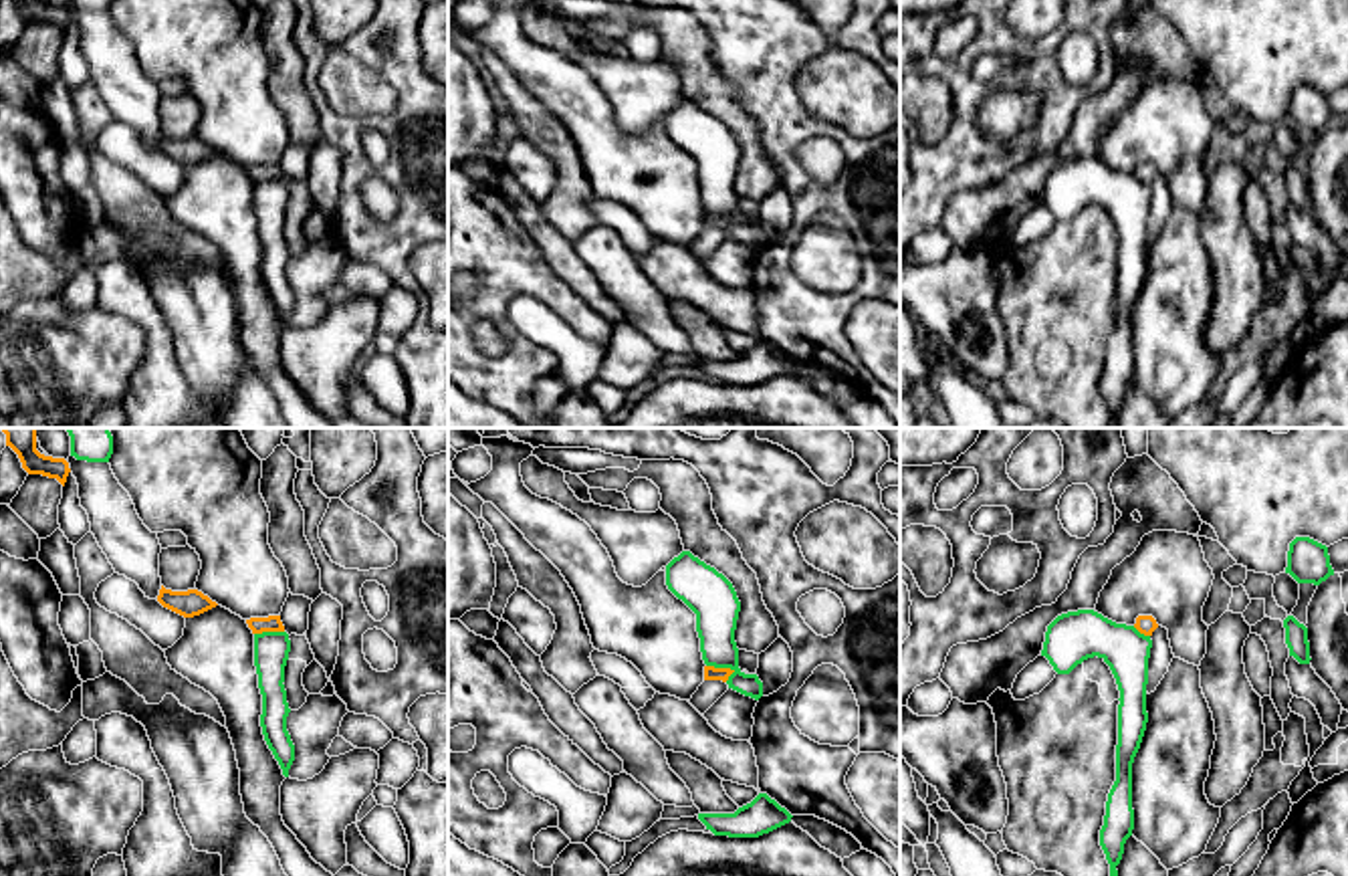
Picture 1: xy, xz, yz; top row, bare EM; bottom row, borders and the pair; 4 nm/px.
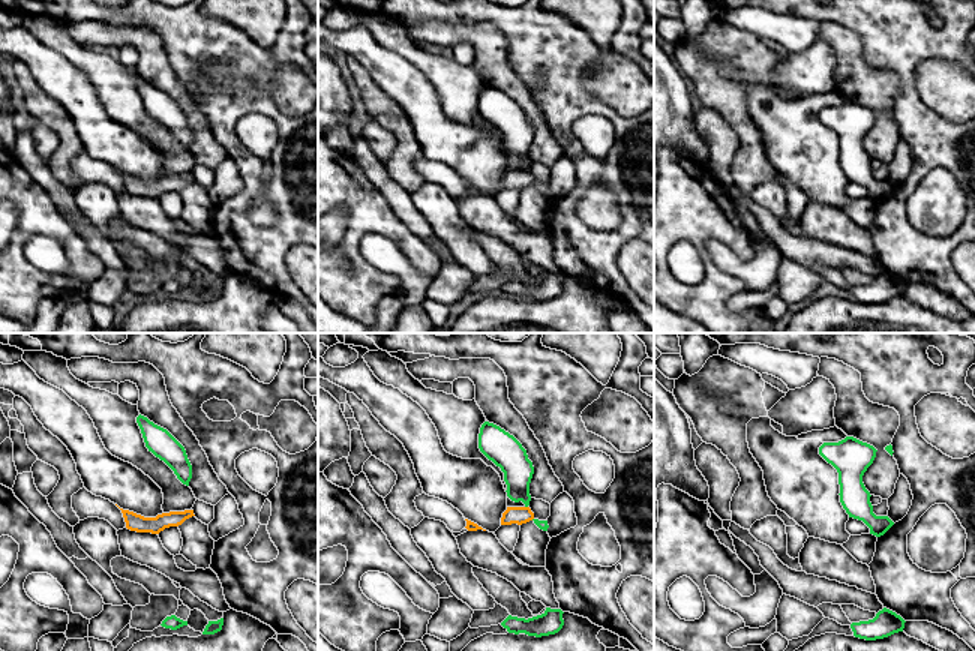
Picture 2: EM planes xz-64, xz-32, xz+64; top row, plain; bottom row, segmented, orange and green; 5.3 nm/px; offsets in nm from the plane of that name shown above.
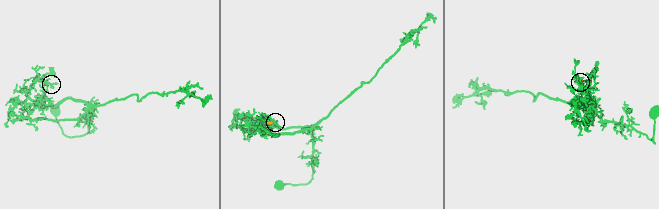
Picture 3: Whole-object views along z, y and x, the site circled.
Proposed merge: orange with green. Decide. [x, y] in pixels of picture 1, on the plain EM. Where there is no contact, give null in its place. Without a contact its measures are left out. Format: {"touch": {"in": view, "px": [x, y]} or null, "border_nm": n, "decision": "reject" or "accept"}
{"touch": {"in": "xz", "px": [721, 216]}, "border_nm": 120, "decision": "accept"}

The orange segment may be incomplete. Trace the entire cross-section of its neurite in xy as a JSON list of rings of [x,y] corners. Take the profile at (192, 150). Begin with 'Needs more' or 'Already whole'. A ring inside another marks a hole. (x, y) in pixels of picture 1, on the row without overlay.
Already whole. [[[163,133],[159,137],[157,149],[163,155],[167,155],[184,166],[200,163],[218,153],[216,149],[212,149],[208,143],[204,143],[198,137],[172,139],[172,137],[165,137]]]

